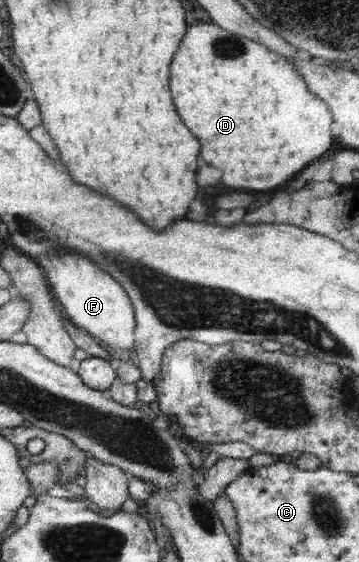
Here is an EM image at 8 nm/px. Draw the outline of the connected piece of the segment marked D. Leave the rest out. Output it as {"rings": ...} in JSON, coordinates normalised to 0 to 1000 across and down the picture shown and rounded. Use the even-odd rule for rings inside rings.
{"rings":[[[540,39],[518,53],[496,94],[485,94],[485,116],[474,116],[474,165],[485,165],[496,208],[563,251],[563,283],[613,301],[613,326],[630,333],[758,336],[850,301],[919,262],[922,194],[858,158],[819,117],[735,78],[641,59],[591,39]]]}

